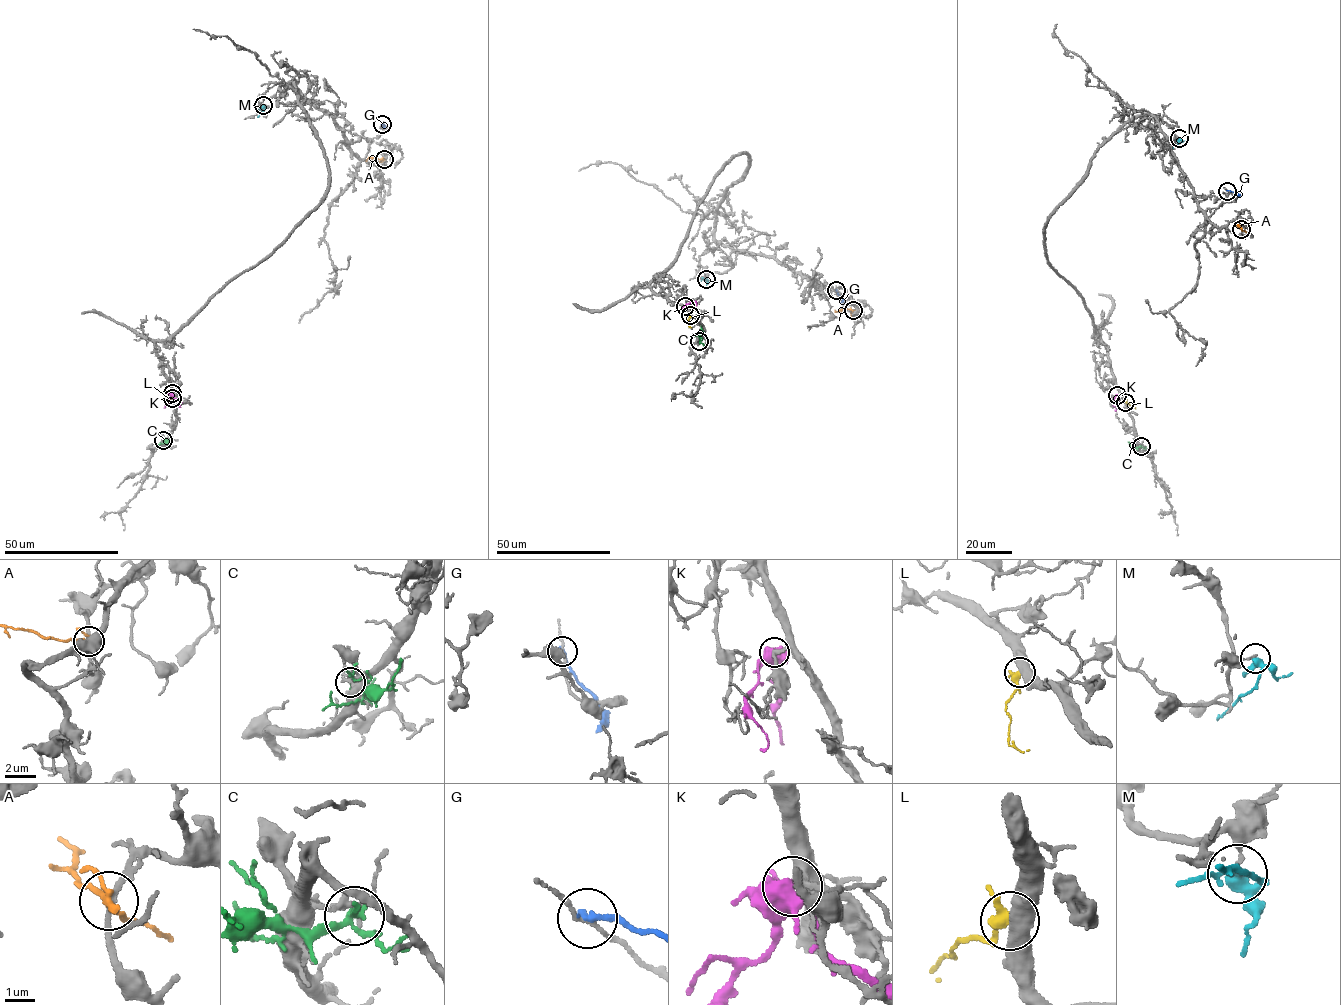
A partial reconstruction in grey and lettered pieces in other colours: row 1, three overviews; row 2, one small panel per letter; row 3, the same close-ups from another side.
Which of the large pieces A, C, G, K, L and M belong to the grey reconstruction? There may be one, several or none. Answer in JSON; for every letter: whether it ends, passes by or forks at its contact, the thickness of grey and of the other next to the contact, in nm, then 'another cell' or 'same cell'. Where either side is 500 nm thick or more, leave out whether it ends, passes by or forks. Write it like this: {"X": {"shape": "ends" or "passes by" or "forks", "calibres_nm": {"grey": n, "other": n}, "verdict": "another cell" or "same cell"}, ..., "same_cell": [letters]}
{"A": {"shape": "forks", "calibres_nm": {"grey": 200, "other": 170}, "verdict": "another cell"}, "C": {"shape": "forks", "calibres_nm": {"grey": 160, "other": 160}, "verdict": "another cell"}, "G": {"shape": "ends", "calibres_nm": {"grey": 120, "other": 240}, "verdict": "another cell"}, "K": {"shape": "forks", "calibres_nm": {"grey": 170, "other": 440}, "verdict": "same cell"}, "L": {"shape": "passes by", "calibres_nm": {"grey": 480, "other": 320}, "verdict": "another cell"}, "M": {"shape": "forks", "calibres_nm": {"grey": 120, "other": 320}, "verdict": "another cell"}, "same_cell": ["K"]}

